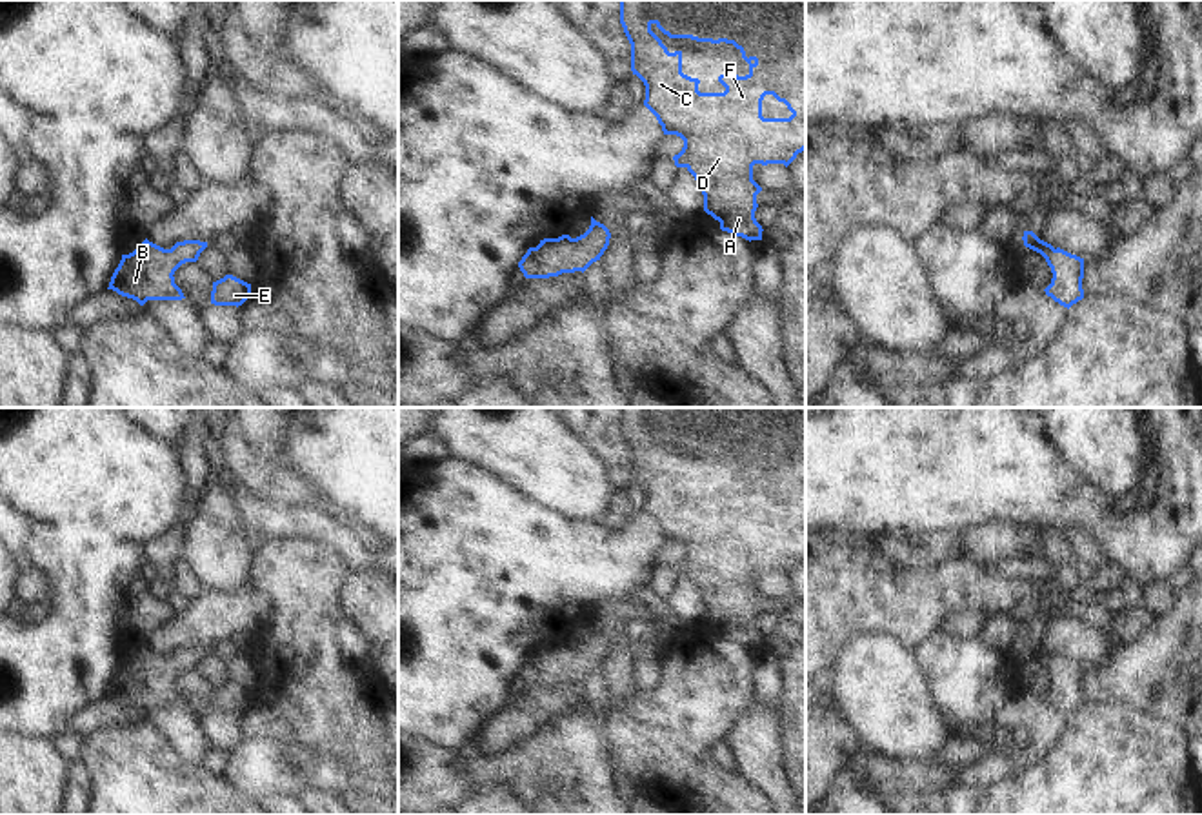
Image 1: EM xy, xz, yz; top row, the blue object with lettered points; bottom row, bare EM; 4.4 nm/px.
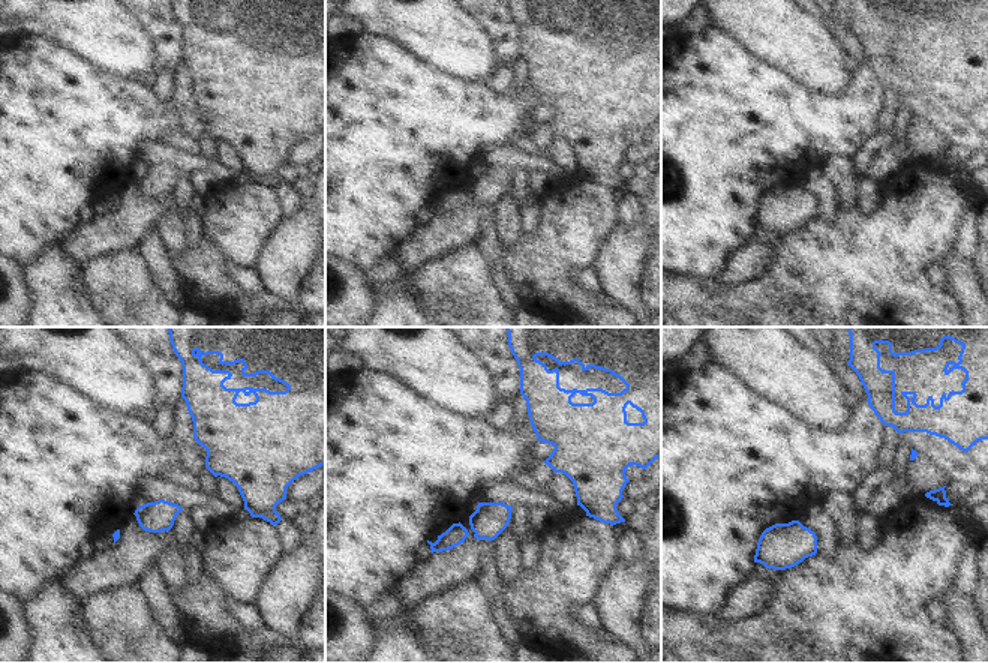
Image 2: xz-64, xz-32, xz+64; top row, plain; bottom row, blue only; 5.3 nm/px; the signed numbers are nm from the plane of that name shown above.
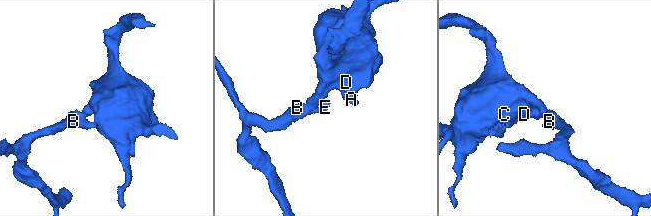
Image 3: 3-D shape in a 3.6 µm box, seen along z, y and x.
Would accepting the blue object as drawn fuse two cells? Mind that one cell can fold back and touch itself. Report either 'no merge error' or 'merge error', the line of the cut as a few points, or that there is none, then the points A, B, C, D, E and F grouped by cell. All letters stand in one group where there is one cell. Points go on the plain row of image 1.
no merge error; cut none; groups A B C D E F

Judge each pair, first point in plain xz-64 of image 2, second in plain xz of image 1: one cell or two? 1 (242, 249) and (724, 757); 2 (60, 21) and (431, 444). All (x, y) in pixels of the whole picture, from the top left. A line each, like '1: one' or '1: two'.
1: two
2: two

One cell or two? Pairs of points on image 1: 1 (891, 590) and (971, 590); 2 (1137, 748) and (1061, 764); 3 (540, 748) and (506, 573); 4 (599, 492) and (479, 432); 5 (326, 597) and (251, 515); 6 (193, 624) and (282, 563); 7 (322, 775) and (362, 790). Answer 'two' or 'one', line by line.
1: one
2: one
3: two
4: one
5: two
6: two
7: one

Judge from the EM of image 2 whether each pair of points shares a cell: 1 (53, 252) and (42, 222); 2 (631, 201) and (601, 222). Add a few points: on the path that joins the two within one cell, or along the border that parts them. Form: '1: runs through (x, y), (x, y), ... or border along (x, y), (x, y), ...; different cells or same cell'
1: border along (59, 240), (20, 264); different cells
2: border along (612, 189), (616, 219), (619, 222); different cells

